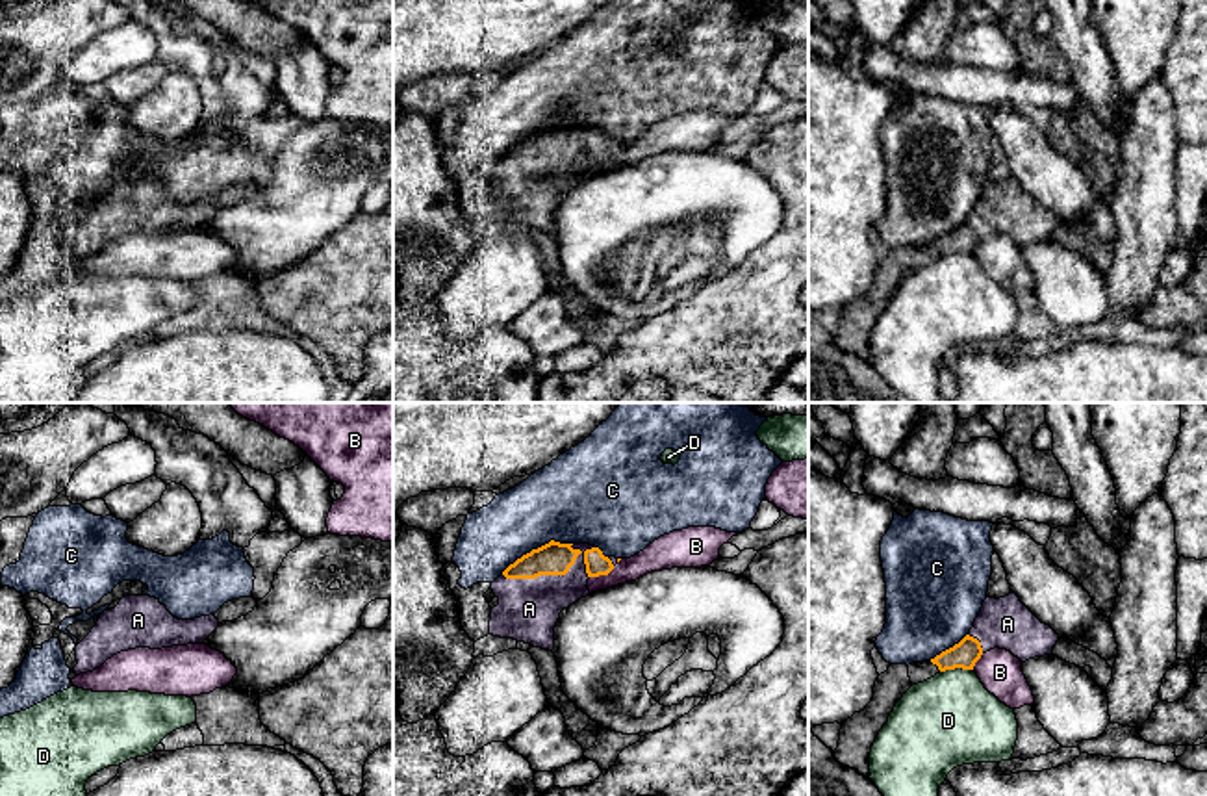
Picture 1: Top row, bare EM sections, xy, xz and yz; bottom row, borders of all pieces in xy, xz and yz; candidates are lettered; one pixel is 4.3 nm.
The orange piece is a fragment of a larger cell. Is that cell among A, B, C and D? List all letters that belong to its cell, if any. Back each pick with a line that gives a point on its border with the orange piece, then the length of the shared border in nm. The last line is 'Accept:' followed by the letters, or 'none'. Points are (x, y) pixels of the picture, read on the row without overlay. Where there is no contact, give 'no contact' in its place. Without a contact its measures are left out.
A: meets orange in xz at (549, 158); contact 420 nm long
Accept: A

